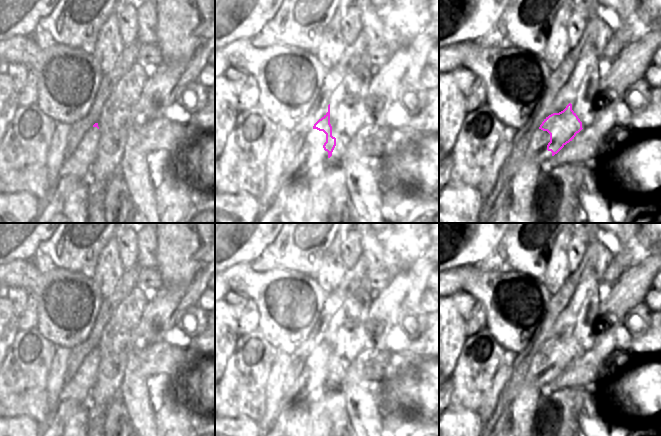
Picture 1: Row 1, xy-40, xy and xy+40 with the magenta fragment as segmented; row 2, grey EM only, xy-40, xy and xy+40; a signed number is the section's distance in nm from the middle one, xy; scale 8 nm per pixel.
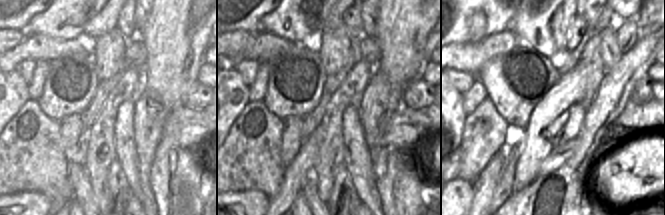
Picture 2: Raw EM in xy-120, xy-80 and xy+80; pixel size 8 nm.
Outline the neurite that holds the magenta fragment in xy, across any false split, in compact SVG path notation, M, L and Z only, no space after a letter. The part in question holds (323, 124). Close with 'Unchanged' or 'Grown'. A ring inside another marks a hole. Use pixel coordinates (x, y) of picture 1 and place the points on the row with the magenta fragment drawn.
M330 104L328 105L328 112L314 124L313 129L323 131L326 134L326 142L323 148L328 152L328 158L330 158L336 146L336 138L332 136L332 126L330 124Z. Unchanged

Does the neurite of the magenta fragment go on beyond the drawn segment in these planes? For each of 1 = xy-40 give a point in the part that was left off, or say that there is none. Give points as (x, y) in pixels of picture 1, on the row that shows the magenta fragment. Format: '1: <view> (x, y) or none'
1: none

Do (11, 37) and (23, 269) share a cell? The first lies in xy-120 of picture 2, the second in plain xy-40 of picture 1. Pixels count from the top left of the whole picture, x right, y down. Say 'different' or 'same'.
same

